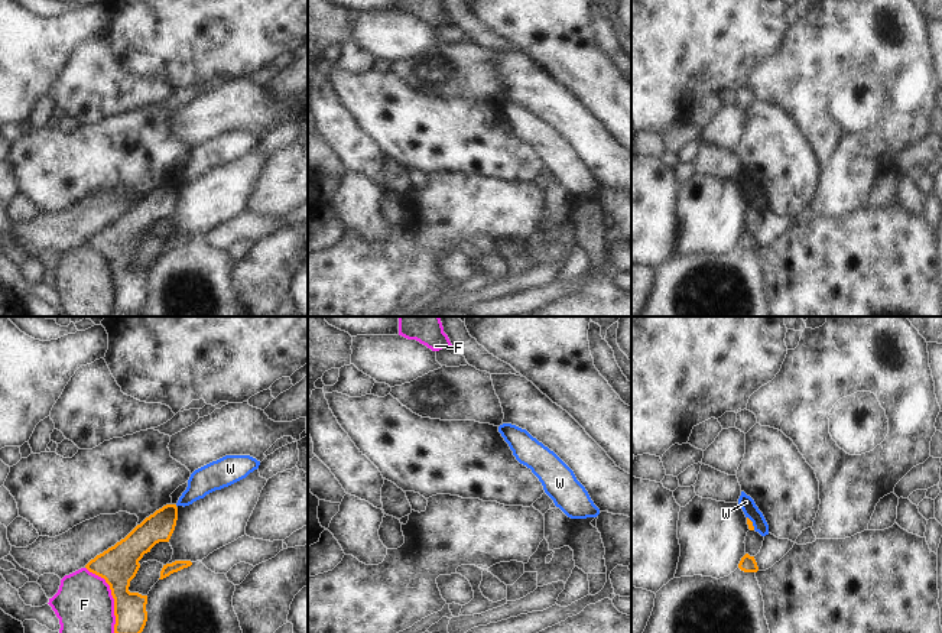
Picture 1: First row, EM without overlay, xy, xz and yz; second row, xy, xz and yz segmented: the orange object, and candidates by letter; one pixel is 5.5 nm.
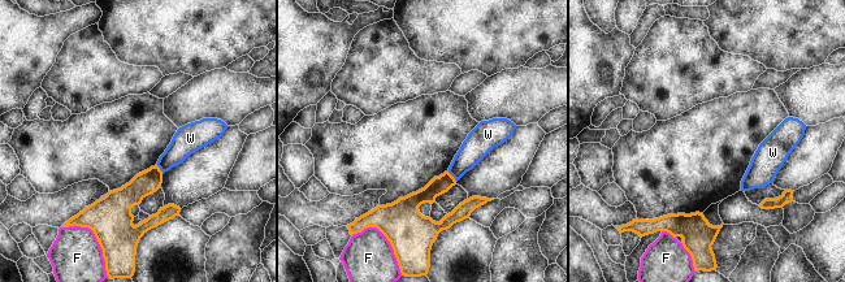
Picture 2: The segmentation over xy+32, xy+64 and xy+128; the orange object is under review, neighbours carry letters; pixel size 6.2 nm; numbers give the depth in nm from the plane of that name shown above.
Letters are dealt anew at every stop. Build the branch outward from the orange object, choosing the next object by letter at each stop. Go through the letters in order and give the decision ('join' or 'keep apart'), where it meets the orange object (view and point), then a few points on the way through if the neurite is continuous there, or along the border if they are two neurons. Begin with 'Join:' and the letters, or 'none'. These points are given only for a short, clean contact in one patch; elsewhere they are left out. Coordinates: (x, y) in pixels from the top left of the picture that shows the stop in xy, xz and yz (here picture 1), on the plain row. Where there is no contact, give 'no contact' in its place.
Join: none
F: keep apart; contact xy (113, 273)
W: keep apart; contact yz (752, 200); border yz (747, 192), (754, 205)

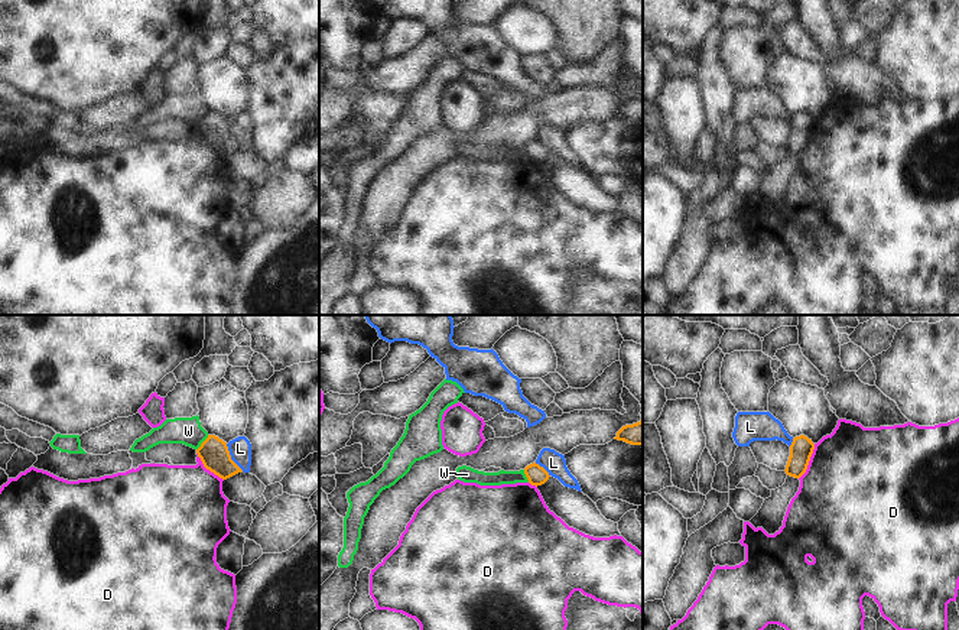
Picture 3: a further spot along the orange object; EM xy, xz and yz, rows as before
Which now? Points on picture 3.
Join: none
D: keep apart; contact yz (809, 136); border yz (815, 120), (808, 145), (799, 155)
L: keep apart; contact xy (230, 135); border xy (226, 120), (230, 135), (243, 148)
W: keep apart; contact xy (202, 119); border xy (208, 111), (197, 126)

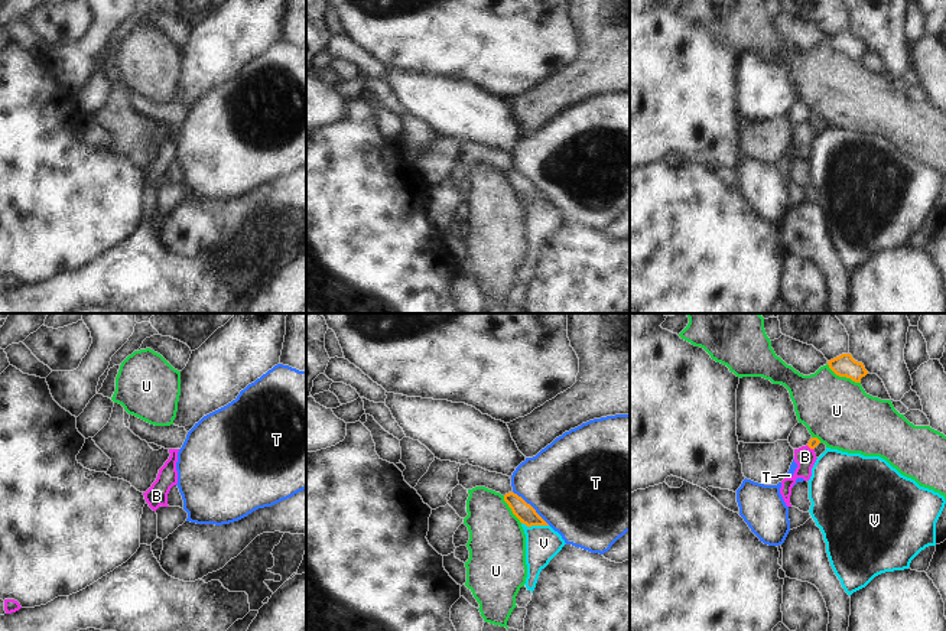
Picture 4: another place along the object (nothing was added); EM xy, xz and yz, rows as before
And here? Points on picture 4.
Join: B
B: join; contact yz (810, 124); way yz (813, 119), (810, 124), (805, 133)
T: keep apart; contact xz (532, 184)
U: keep apart; contact yz (844, 52)
V: keep apart; contact xz (535, 201); border xz (522, 198), (527, 202), (548, 202)

